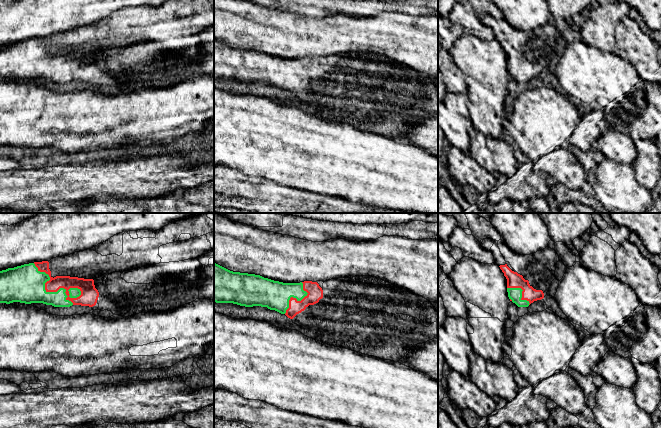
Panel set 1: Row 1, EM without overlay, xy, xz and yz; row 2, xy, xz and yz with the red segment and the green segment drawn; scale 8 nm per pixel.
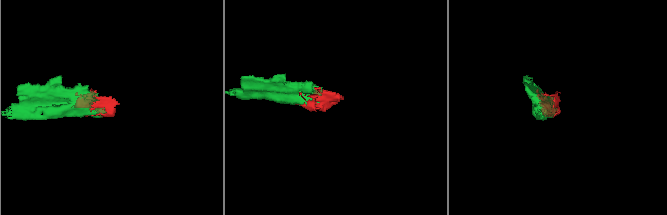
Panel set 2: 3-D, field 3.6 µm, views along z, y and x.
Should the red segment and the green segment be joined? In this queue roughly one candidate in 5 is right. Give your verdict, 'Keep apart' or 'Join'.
Join

